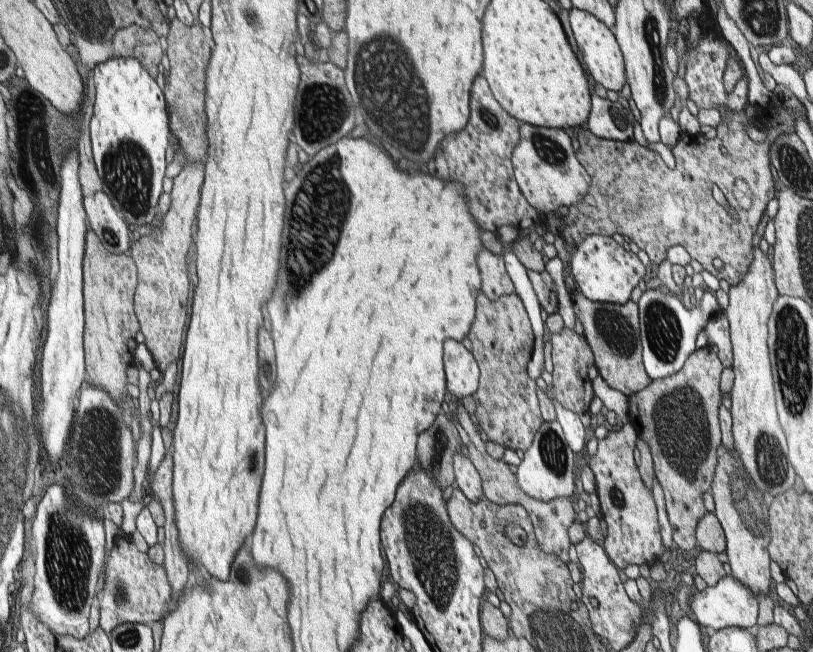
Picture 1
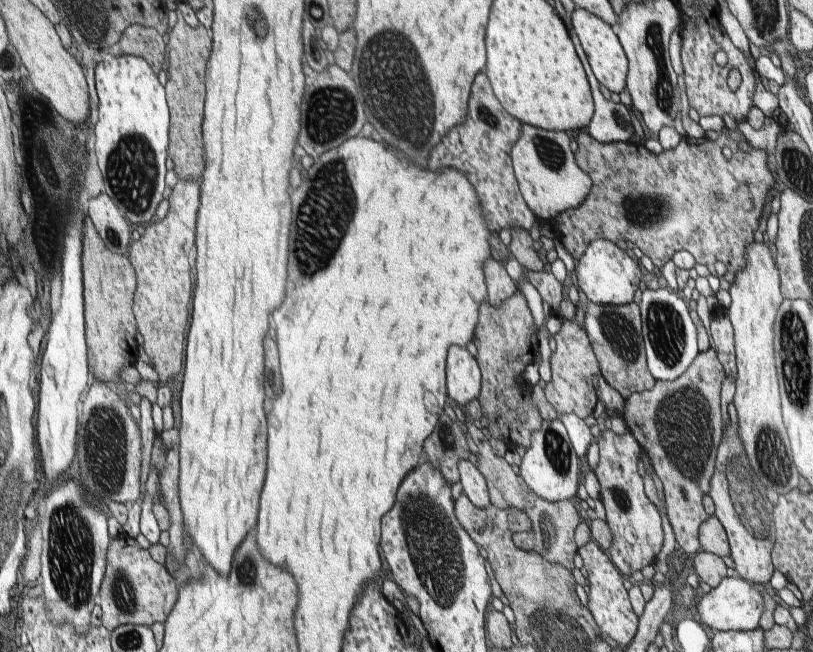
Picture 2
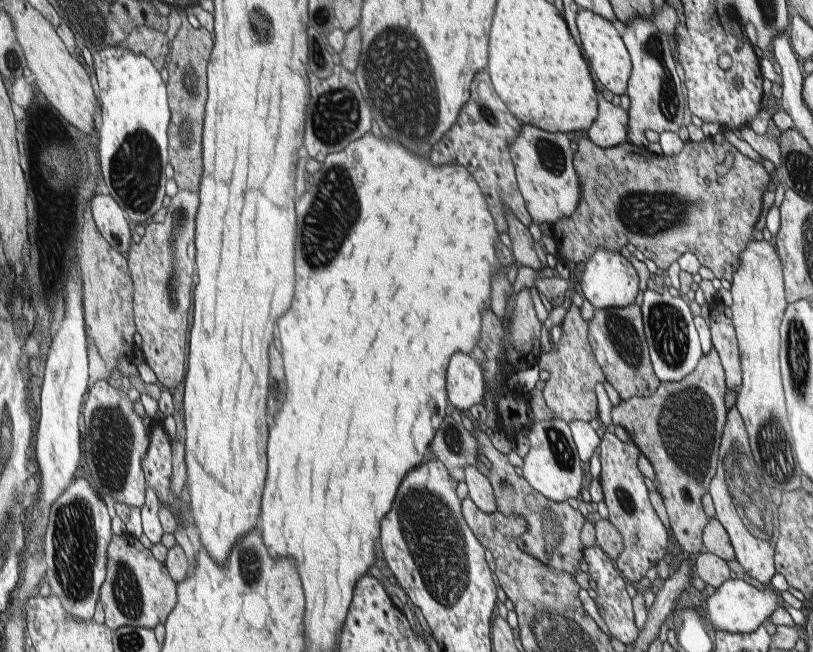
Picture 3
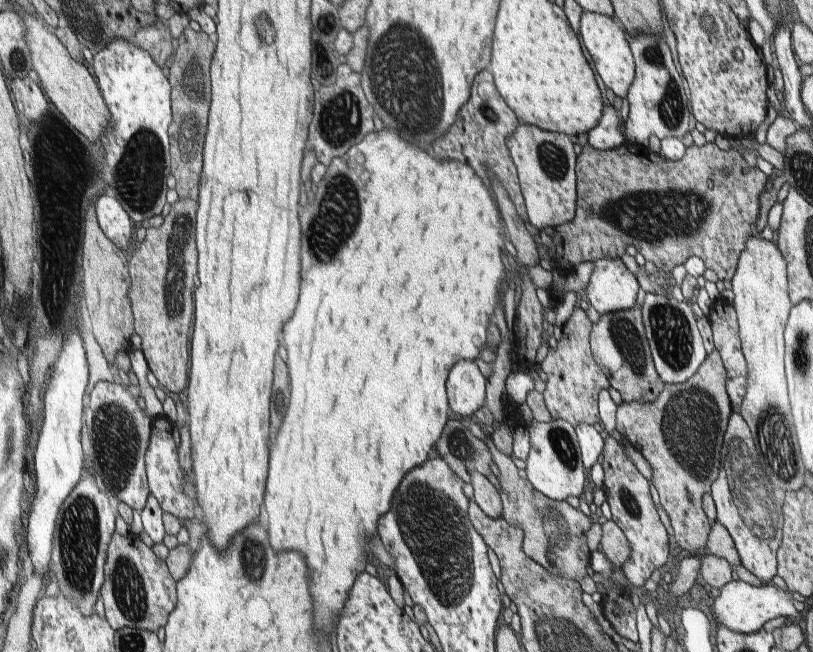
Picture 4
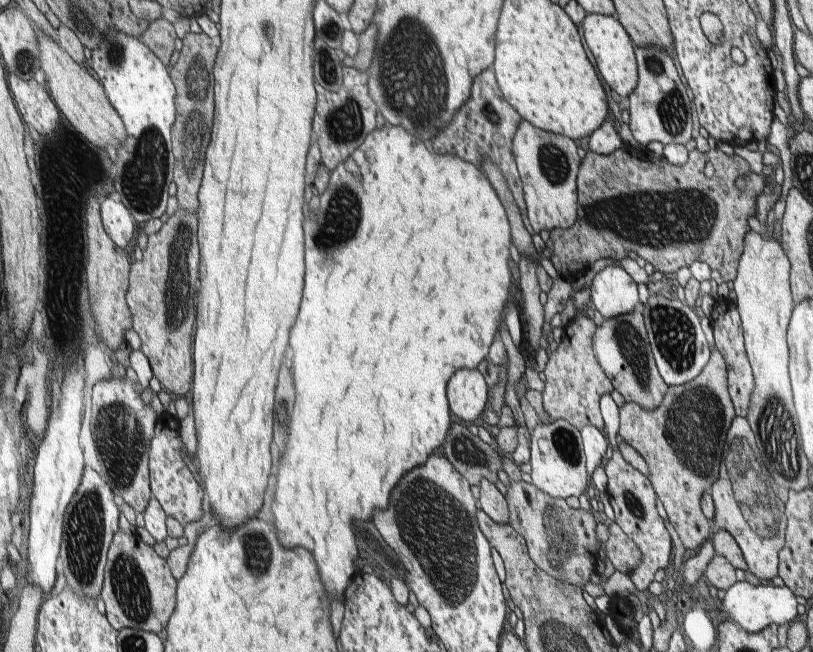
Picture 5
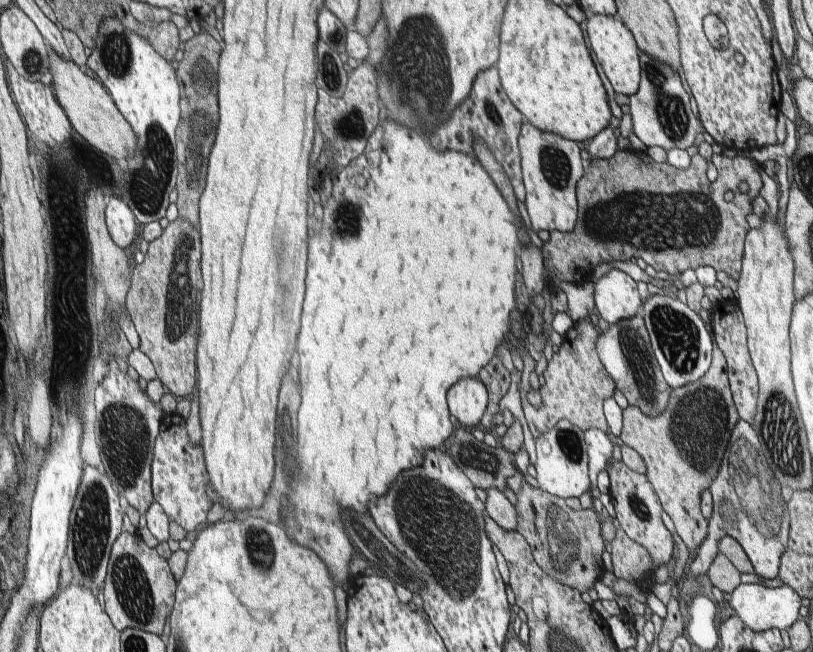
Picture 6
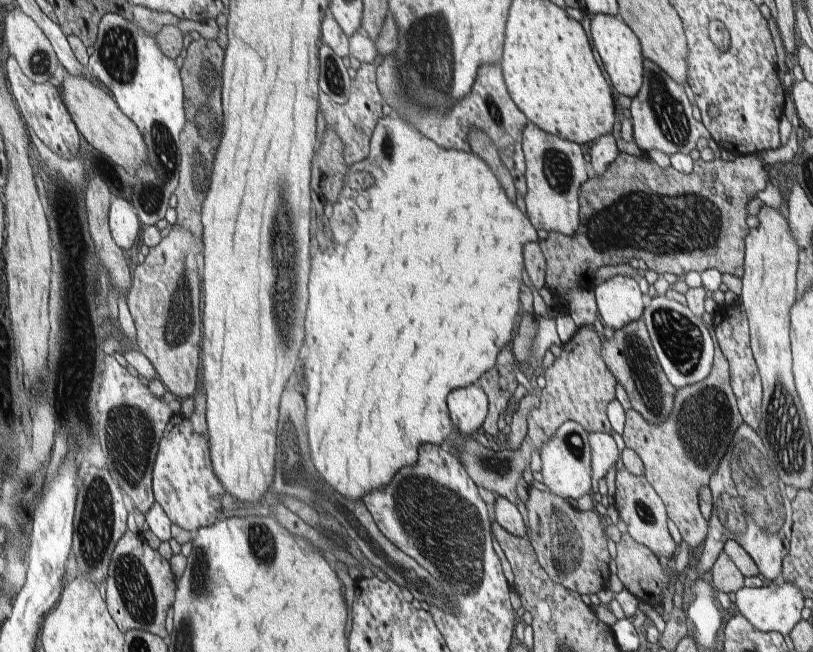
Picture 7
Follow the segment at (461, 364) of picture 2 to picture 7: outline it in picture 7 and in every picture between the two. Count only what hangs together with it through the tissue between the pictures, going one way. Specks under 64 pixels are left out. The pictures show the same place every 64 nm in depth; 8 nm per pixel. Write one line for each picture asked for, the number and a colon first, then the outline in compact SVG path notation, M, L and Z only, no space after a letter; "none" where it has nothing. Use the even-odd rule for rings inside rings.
3: M455 352L447 366L447 398L455 414L461 416L469 406L481 402L485 394L485 378L479 362L471 354Z
4: M459 360L453 364L447 378L447 402L453 416L471 416L479 406L485 404L483 388L487 378L481 374L477 362Z
5: M469 368L457 370L451 376L449 386L447 386L447 402L451 402L451 414L455 414L457 420L463 424L475 422L479 418L481 410L487 406L487 388L489 386L477 368L475 370L469 370Z
6: M461 378L449 388L447 406L451 406L451 416L457 420L457 426L479 428L481 416L487 410L487 388L475 378Z
7: M471 384L459 390L453 390L447 398L447 406L451 408L451 422L455 422L457 430L461 434L475 436L475 432L479 432L485 422L489 400L483 388L479 388L477 384Z

